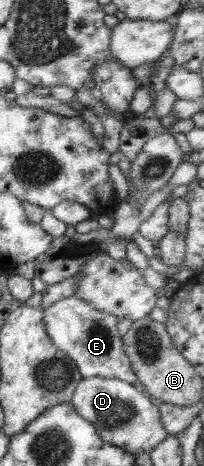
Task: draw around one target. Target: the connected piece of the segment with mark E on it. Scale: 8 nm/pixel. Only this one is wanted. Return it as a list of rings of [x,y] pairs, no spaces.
[[[74,295],[45,307],[43,315],[47,334],[53,344],[75,361],[83,378],[104,377],[130,384],[137,383],[137,374],[123,350],[122,337],[118,334],[118,322],[114,315],[96,311],[89,306],[89,303]]]

